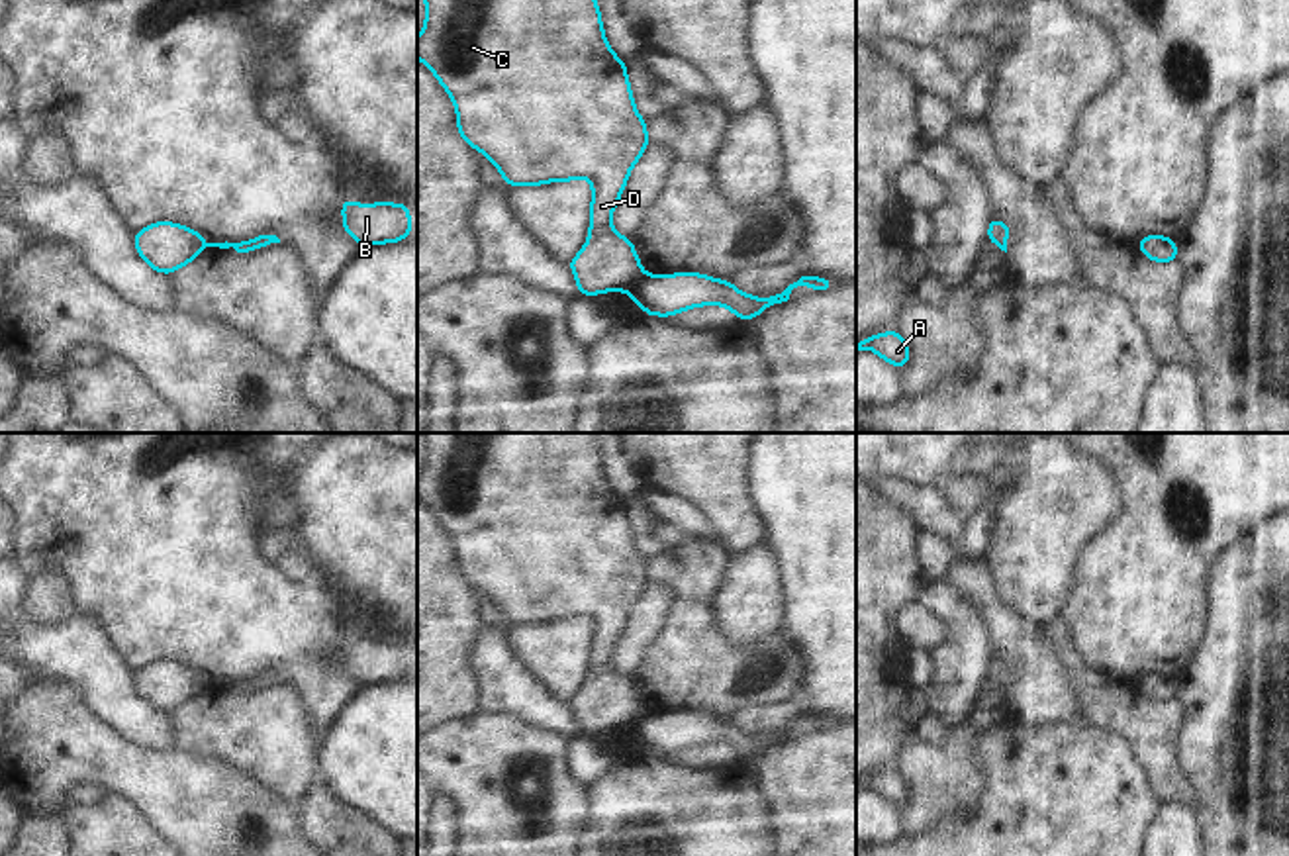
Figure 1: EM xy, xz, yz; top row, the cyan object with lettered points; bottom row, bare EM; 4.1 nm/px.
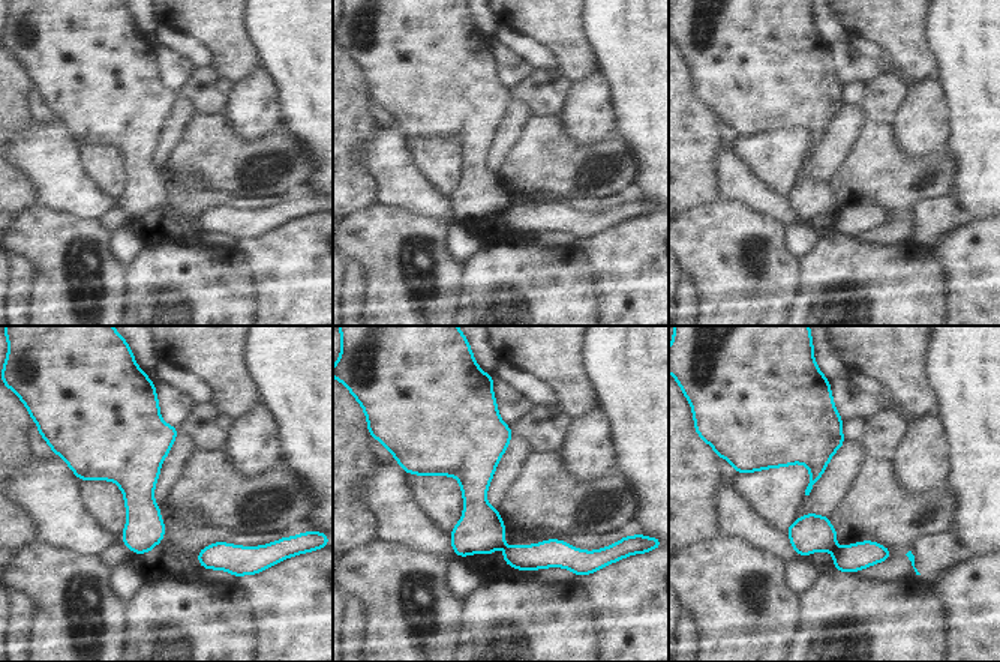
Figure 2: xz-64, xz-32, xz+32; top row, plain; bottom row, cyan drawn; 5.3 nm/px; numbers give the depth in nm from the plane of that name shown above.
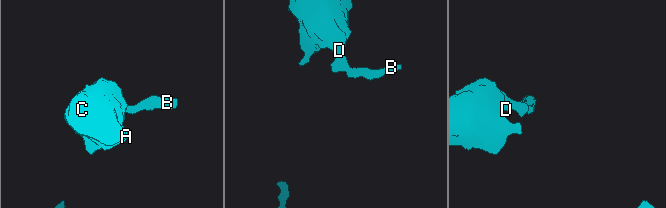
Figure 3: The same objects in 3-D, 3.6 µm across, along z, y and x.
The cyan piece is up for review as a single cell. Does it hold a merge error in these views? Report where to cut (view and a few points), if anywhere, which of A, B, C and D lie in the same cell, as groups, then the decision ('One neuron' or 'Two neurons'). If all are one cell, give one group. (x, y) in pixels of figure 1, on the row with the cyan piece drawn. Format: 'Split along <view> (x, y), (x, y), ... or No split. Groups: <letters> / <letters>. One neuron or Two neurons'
Split along xz (647, 275), (629, 292). Groups: A C D / B. Two neurons

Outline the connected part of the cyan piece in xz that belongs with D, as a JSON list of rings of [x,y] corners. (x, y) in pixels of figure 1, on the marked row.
[[[425,0],[417,59],[437,76],[456,108],[456,125],[509,186],[539,186],[588,178],[592,182],[588,243],[568,262],[582,296],[631,292],[646,278],[629,237],[613,229],[611,215],[631,168],[643,157],[646,119],[635,108],[627,65],[609,47],[596,0]]]

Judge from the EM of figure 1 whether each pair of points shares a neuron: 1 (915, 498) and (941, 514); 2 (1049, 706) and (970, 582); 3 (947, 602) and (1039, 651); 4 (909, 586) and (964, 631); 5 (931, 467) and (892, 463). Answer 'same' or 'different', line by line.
1: same
2: same
3: different
4: different
5: same

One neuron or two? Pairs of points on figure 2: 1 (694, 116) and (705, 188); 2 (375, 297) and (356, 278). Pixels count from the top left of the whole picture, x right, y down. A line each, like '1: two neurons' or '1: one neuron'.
1: one neuron
2: two neurons

